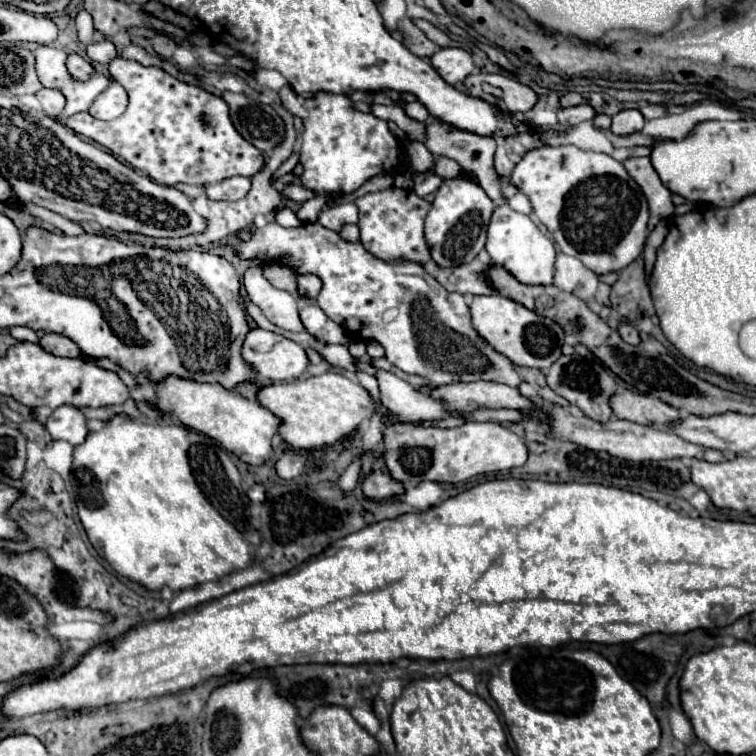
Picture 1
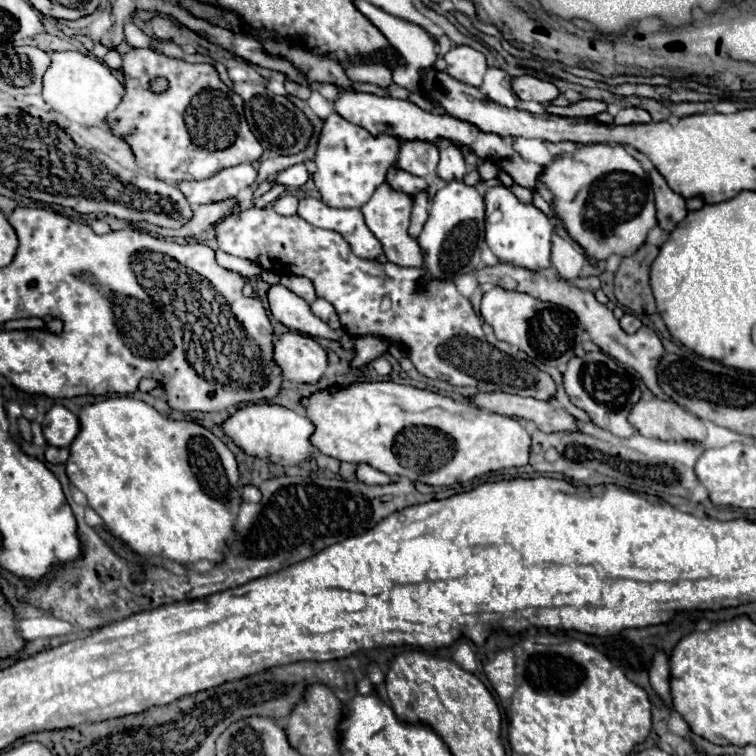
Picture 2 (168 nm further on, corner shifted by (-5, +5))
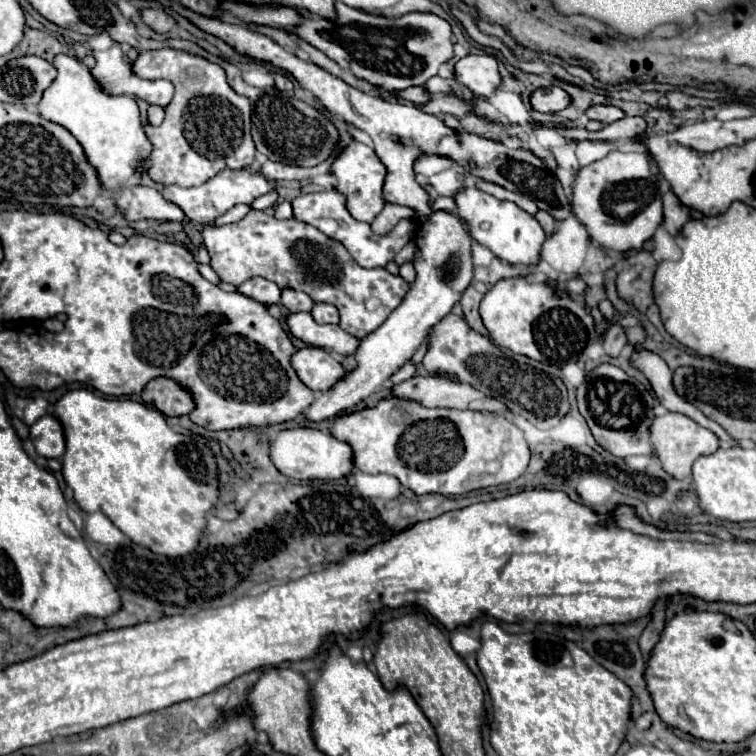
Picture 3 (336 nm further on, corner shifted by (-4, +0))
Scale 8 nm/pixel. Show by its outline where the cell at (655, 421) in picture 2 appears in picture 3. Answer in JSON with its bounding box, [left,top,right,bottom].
[651,412,719,480]

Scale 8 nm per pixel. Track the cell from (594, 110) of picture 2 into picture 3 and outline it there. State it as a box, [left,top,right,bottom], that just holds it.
[587,104,625,124]

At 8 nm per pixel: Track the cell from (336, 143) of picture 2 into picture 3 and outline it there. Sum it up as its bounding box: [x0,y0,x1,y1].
[331,140,387,222]

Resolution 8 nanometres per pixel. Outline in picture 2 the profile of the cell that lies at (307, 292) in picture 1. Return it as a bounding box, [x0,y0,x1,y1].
[280,275,316,303]

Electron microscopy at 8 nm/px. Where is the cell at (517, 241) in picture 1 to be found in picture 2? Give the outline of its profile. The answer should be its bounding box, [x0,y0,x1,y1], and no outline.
[486,187,552,273]

